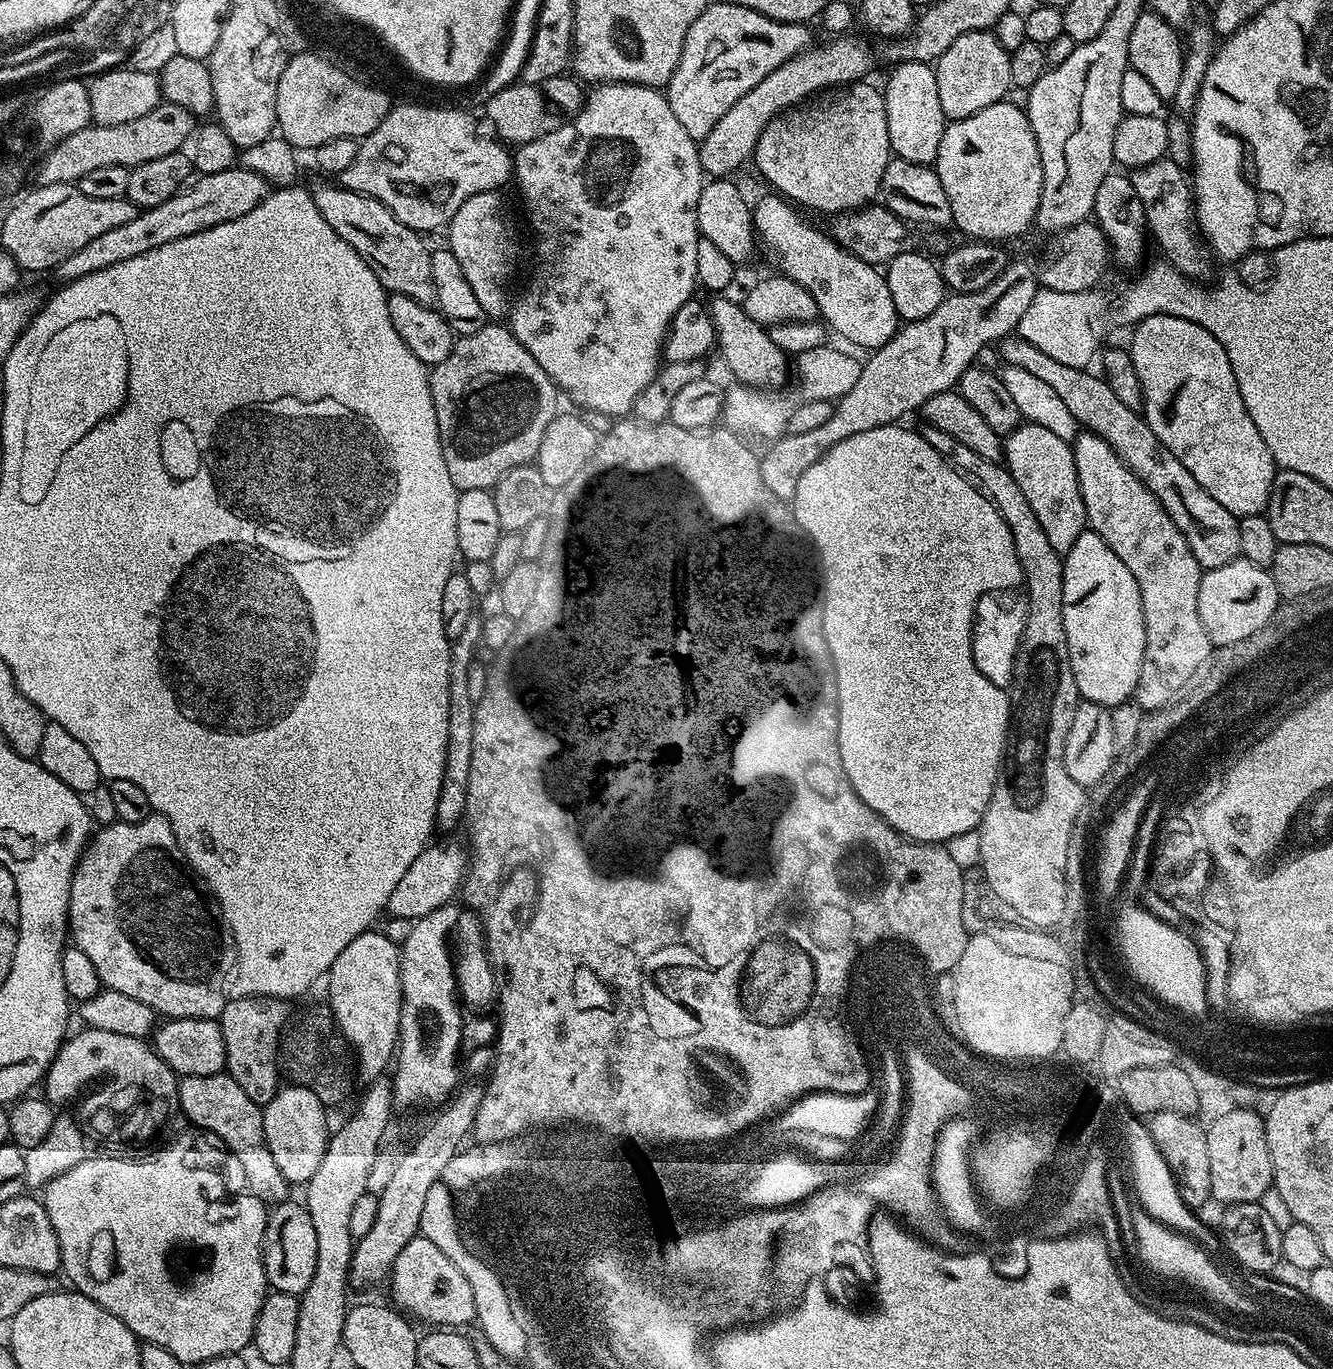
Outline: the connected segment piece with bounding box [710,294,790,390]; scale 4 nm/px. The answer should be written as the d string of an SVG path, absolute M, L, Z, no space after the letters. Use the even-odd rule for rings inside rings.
M724 294L711 297L710 315L716 331L718 352L724 355L724 364L737 377L739 383L761 390L780 390L790 380L790 356L771 341L769 329L744 312L743 303L727 300Z

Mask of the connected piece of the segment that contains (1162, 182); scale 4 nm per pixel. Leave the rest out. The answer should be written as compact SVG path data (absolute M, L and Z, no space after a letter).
M1167 158L1155 160L1141 168L1133 168L1130 179L1136 196L1144 207L1144 222L1147 231L1156 239L1163 255L1173 268L1177 268L1189 281L1203 281L1214 263L1209 249L1202 243L1202 237L1194 223L1194 193L1190 176L1185 169L1178 167Z

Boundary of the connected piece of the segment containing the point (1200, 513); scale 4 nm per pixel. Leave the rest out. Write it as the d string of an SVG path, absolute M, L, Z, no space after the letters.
M1020 335L1005 336L998 344L999 359L1009 368L1030 370L1042 382L1047 382L1054 390L1058 390L1058 398L1074 414L1077 425L1083 426L1087 431L1101 436L1112 449L1122 458L1122 462L1133 472L1144 485L1162 502L1166 514L1174 518L1174 526L1182 530L1182 538L1186 538L1186 546L1190 546L1190 554L1198 558L1201 569L1226 566L1226 562L1241 559L1240 547L1242 541L1238 538L1239 519L1222 502L1217 502L1194 482L1194 474L1162 446L1158 434L1150 430L1147 420L1137 409L1125 406L1114 395L1114 390L1099 375L1092 370L1066 366L1057 362L1047 354L1042 354L1038 346L1030 346Z

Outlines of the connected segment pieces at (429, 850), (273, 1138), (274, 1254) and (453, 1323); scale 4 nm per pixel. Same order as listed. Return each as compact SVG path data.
M429 843L427 848L422 849L418 858L414 858L410 870L402 874L398 886L394 886L394 894L390 894L386 909L389 917L397 916L414 922L430 914L430 910L438 910L438 906L449 903L455 897L452 895L461 891L470 867L470 856L465 845L463 848L460 844L436 843Z
M297 1082L287 1088L281 1087L270 1103L263 1105L262 1126L266 1134L266 1146L270 1146L270 1154L274 1154L274 1162L278 1170L282 1170L282 1178L286 1178L289 1185L307 1185L318 1166L322 1166L322 1158L326 1154L330 1127L326 1105L318 1098L313 1088Z
M283 1200L268 1213L268 1233L264 1236L264 1268L268 1272L269 1289L299 1298L310 1286L310 1280L314 1278L314 1268L318 1266L318 1234L314 1232L314 1222L307 1208L303 1203L296 1201L295 1204L294 1200Z
M418 1234L406 1242L402 1254L398 1254L392 1264L391 1280L392 1296L397 1300L395 1303L405 1313L425 1320L428 1326L447 1326L456 1330L461 1327L459 1324L471 1325L476 1319L474 1290L470 1290L470 1282L466 1282L462 1270L458 1270L458 1266L454 1266L454 1262L450 1262L450 1258L446 1258L438 1246L434 1246L434 1242L422 1235Z

